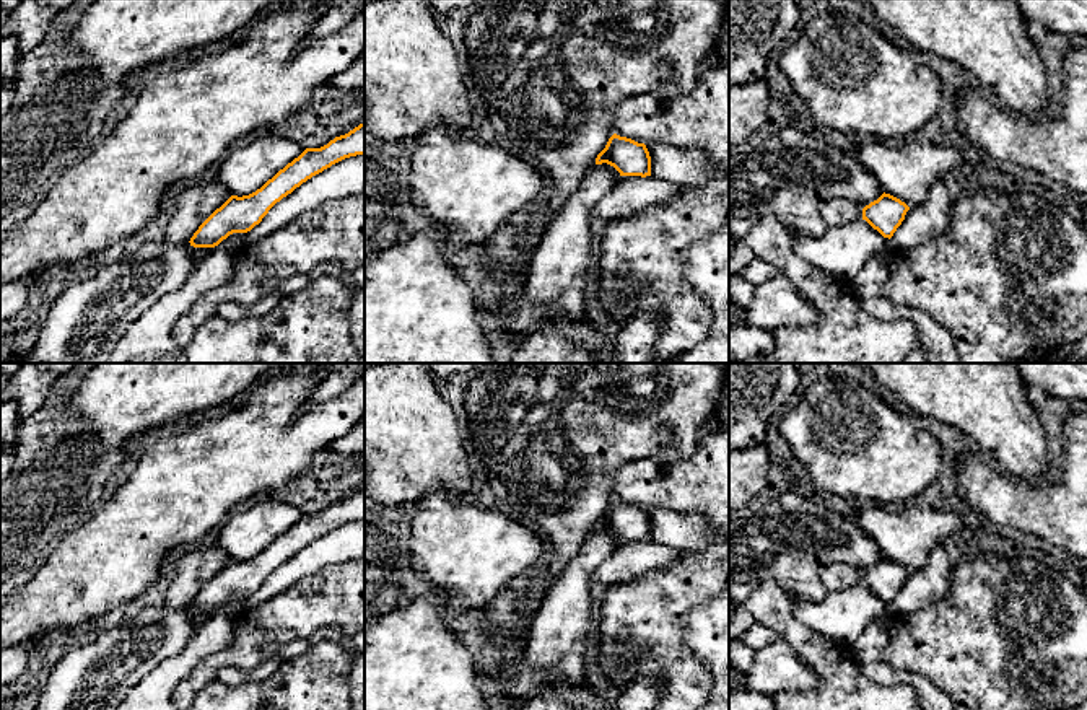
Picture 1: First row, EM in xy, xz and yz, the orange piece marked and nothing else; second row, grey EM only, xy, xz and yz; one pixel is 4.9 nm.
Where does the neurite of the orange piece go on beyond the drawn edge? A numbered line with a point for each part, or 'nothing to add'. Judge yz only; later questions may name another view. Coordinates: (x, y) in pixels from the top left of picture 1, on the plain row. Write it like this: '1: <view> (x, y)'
1: yz (908, 536)

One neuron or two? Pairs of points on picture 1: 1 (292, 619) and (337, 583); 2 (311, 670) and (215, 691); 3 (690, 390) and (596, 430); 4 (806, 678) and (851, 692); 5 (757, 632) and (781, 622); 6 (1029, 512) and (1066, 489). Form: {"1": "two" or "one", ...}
{"1": "one", "2": "one", "3": "one", "4": "two", "5": "two", "6": "one"}

